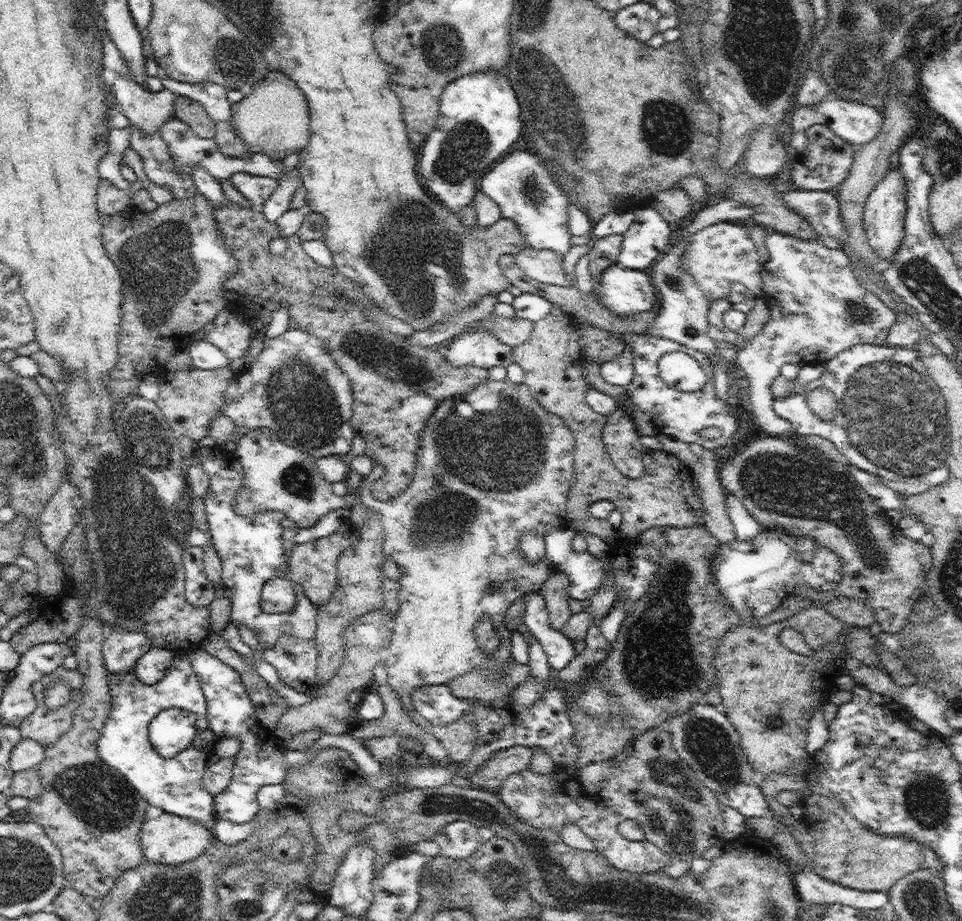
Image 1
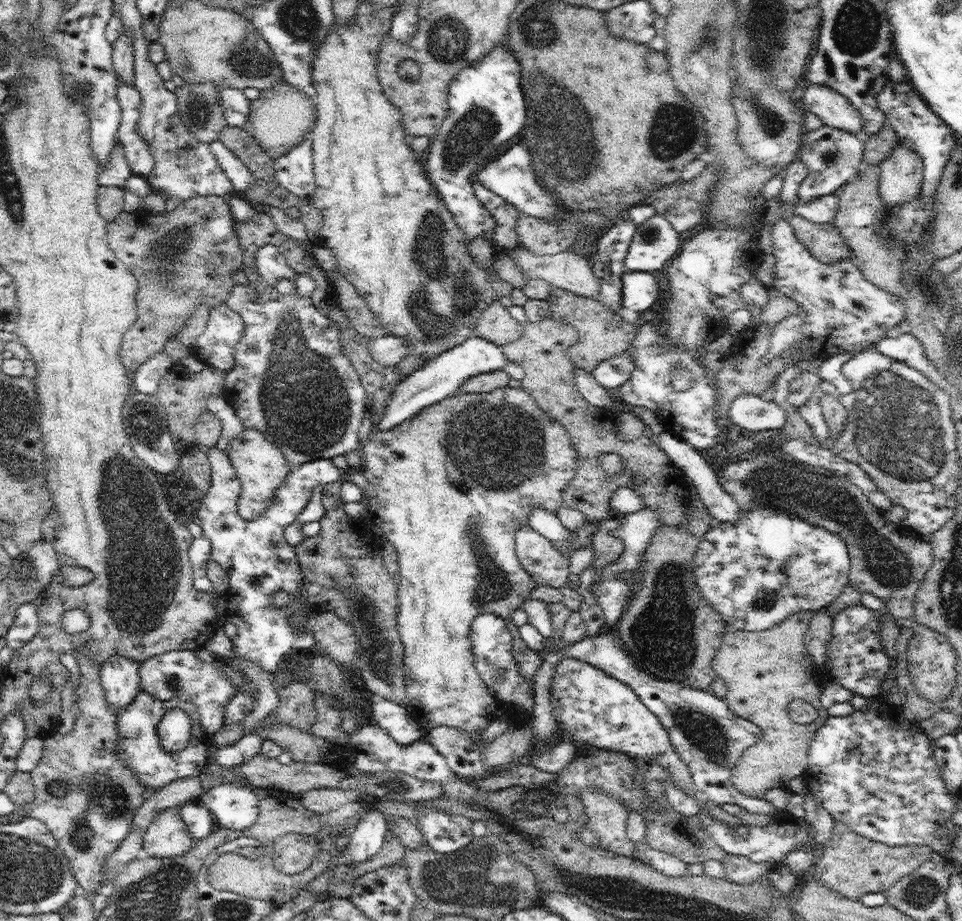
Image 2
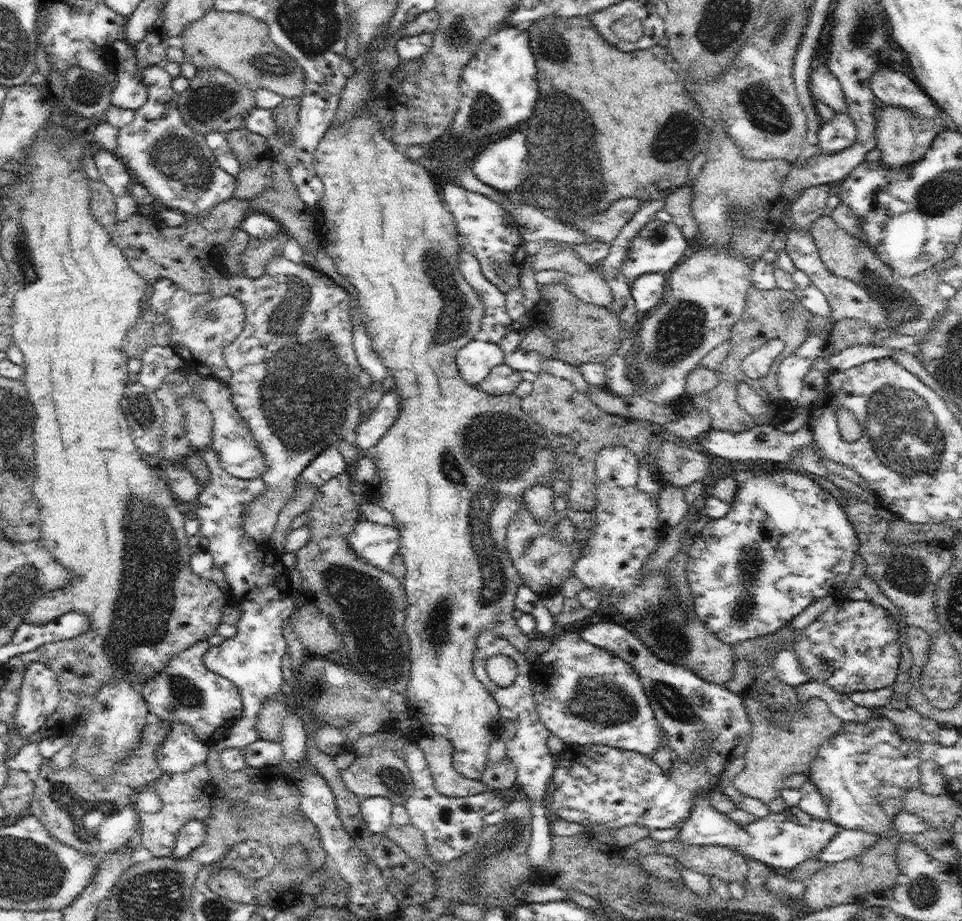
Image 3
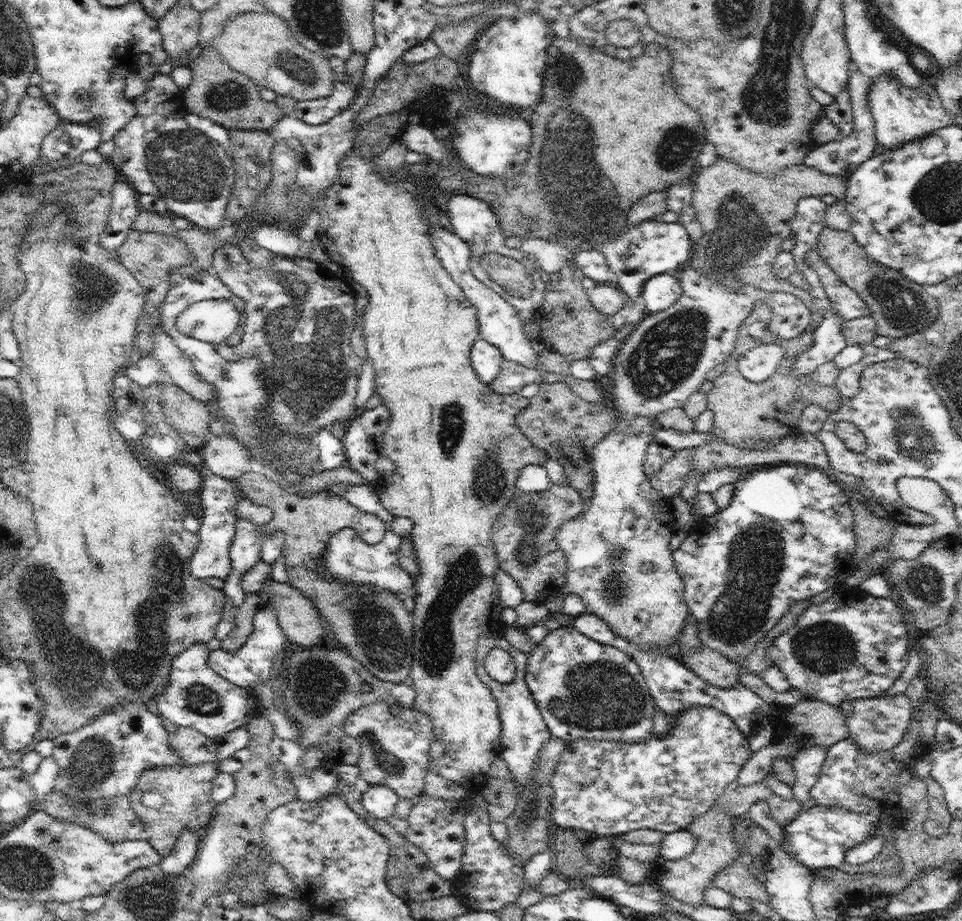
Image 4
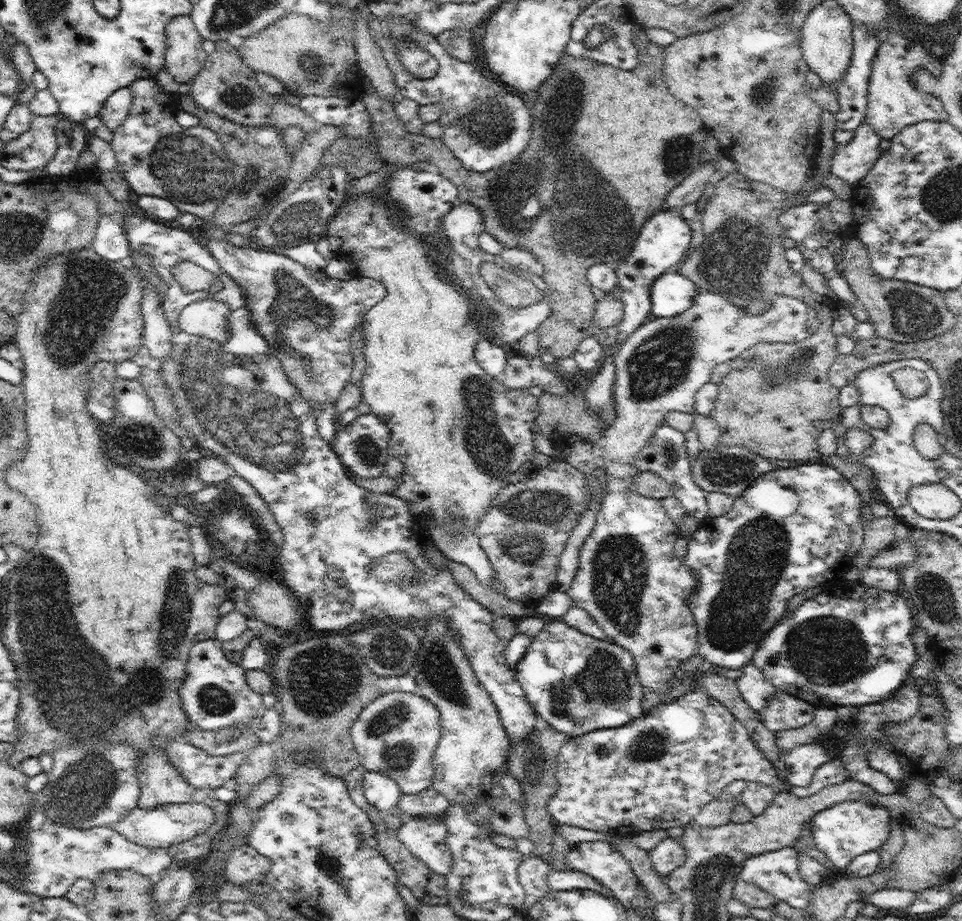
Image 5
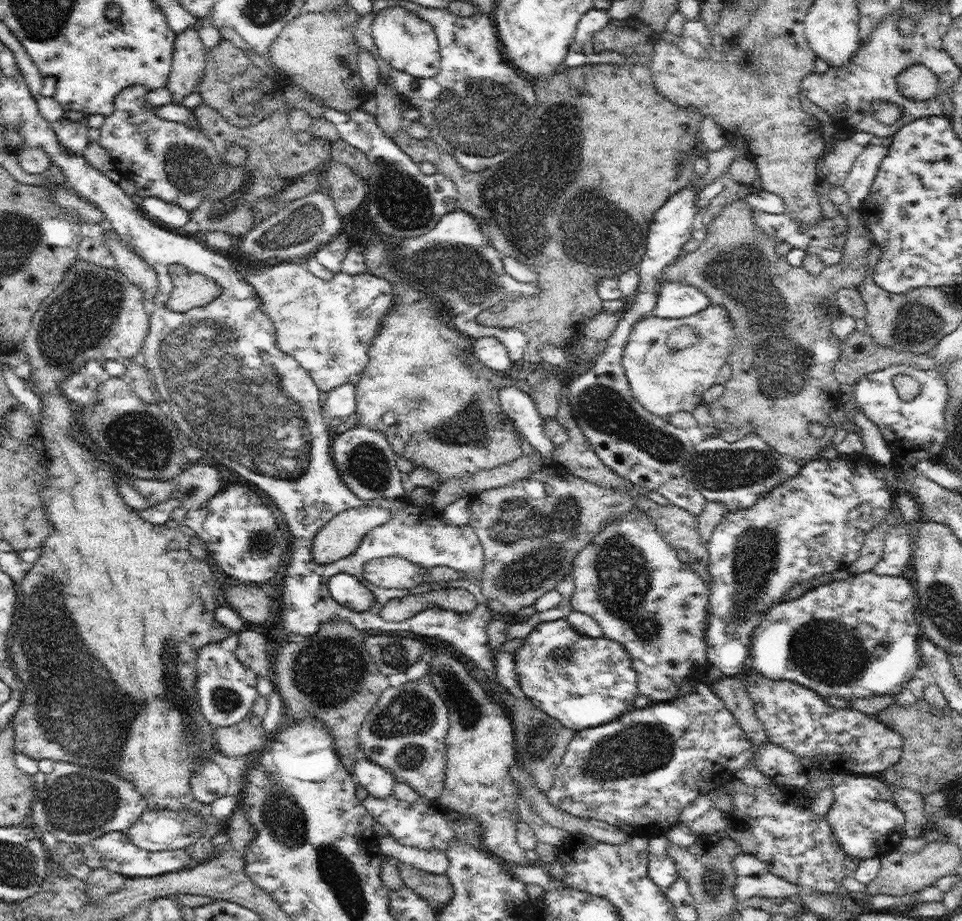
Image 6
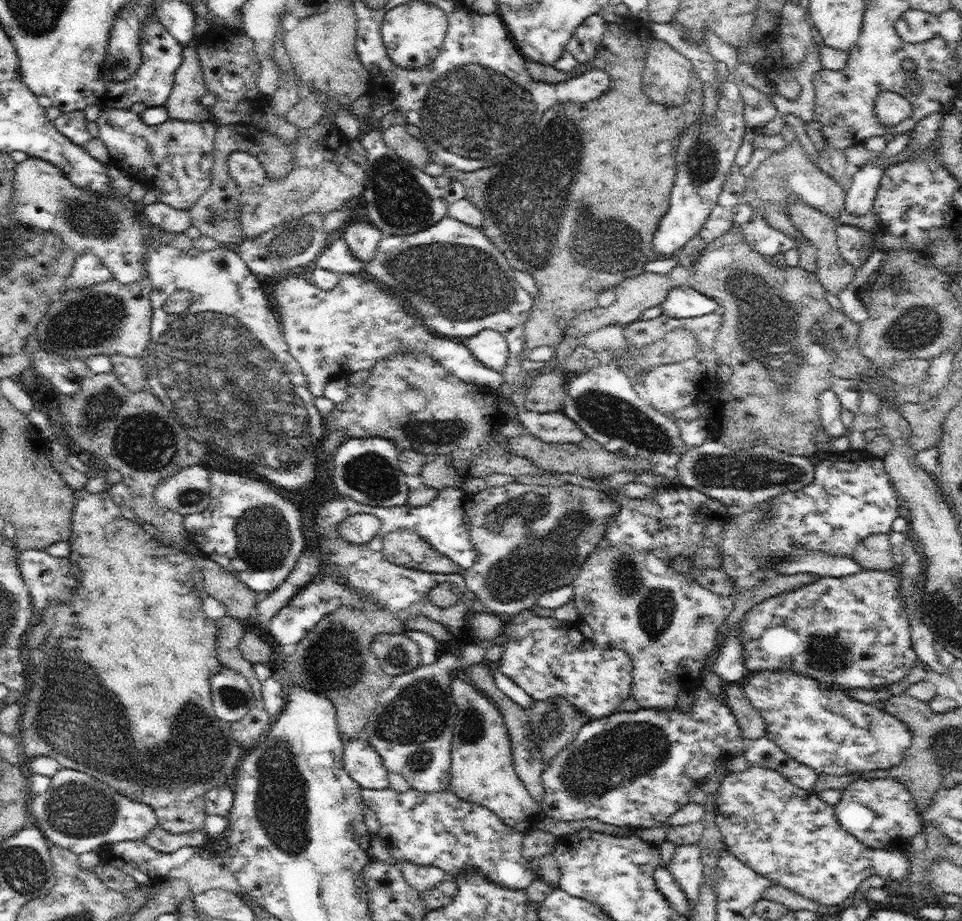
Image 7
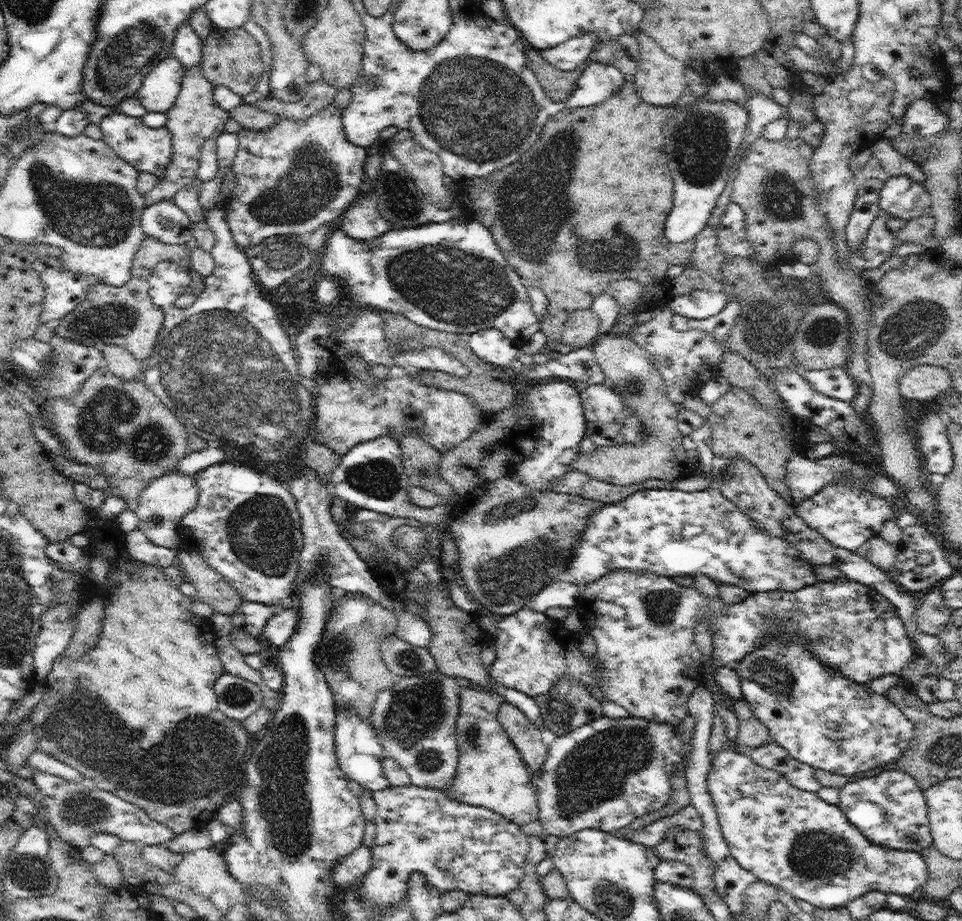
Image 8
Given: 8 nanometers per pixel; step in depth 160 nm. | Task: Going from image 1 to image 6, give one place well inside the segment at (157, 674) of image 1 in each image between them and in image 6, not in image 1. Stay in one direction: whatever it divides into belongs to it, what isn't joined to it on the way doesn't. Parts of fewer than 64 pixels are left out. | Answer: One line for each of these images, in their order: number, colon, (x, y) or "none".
2: (177, 673)
3: (186, 691)
4: (196, 696)
5: (215, 693)
6: (226, 689)

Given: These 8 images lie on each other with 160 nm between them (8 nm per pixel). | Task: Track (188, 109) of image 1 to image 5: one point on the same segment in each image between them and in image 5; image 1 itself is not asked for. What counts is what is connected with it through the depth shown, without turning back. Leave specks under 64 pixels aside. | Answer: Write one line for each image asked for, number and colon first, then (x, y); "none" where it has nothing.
2: (198, 104)
3: (215, 101)
4: (228, 97)
5: (226, 86)

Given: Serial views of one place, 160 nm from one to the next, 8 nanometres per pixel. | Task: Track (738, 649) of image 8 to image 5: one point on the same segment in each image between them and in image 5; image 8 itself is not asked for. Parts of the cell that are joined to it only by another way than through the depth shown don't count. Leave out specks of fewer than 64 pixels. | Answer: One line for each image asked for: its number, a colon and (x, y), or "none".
5: (841, 648)
6: (854, 637)
7: (849, 632)

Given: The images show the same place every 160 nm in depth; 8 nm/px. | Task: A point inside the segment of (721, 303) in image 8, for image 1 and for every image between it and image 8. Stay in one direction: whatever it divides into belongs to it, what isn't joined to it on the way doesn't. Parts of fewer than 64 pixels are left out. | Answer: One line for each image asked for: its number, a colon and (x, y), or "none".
1: (626, 292)
2: (640, 291)
3: (648, 290)
4: (660, 292)
5: (671, 293)
6: (675, 299)
7: (682, 302)

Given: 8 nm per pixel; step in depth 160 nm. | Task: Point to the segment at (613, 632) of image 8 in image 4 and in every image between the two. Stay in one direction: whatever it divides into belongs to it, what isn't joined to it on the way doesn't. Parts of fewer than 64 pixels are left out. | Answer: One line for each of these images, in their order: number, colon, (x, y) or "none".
4: (620, 564)
5: (629, 580)
6: (628, 579)
7: (667, 623)

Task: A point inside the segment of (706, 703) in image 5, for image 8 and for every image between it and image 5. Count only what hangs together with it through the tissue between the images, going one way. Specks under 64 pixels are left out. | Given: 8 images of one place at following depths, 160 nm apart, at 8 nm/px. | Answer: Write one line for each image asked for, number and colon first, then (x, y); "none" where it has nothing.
6: (638, 772)
7: (636, 769)
8: (604, 774)

